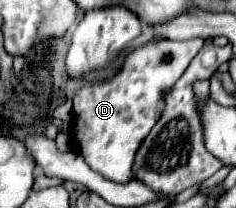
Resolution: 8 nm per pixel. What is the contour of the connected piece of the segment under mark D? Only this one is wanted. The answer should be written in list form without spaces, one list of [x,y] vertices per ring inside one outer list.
[[[194,38],[186,42],[154,40],[126,56],[124,68],[110,80],[94,86],[84,86],[74,94],[74,124],[72,144],[80,148],[88,166],[104,178],[124,182],[134,178],[132,160],[142,138],[148,136],[164,108],[164,92],[174,86],[190,60],[200,52],[204,40]]]

